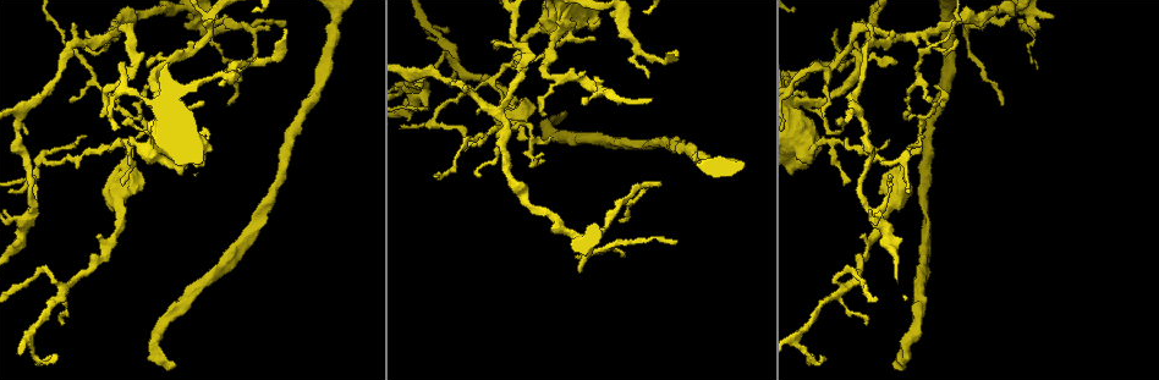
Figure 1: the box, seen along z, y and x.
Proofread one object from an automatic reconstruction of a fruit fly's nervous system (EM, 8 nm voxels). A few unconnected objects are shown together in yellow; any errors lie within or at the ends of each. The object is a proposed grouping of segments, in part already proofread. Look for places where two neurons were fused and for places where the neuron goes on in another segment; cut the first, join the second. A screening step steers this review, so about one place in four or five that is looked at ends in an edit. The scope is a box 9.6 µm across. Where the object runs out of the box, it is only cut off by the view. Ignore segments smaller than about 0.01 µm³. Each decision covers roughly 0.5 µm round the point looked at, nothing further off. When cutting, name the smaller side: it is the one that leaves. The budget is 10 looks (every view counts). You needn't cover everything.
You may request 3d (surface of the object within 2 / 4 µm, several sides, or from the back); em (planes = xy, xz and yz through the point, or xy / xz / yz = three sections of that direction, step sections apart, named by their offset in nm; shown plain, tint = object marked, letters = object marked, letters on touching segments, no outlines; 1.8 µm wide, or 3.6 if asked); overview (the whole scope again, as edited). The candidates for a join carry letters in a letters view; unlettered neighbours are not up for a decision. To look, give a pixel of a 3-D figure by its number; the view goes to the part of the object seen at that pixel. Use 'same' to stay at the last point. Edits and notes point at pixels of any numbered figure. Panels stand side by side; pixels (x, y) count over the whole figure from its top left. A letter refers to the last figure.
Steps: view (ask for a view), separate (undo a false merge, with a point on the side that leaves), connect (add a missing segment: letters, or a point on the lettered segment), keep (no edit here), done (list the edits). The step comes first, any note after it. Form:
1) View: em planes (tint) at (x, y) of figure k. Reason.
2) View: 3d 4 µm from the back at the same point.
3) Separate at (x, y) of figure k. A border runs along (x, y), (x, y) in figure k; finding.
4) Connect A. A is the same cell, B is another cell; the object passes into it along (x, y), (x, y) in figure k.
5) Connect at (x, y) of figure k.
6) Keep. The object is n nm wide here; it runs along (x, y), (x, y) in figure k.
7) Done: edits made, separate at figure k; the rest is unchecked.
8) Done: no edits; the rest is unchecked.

View: em 3.6 µm xy step 16 (letters) at (172, 99) of figure 1. Thin arm on a thick one.

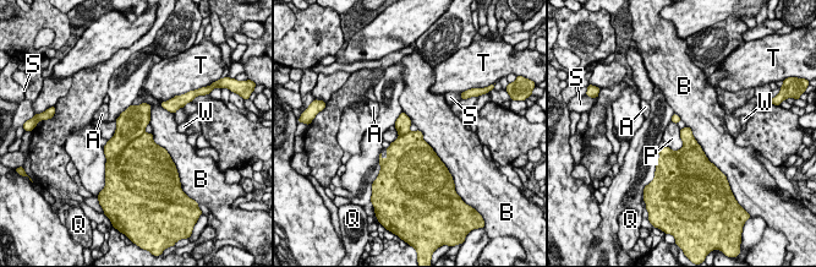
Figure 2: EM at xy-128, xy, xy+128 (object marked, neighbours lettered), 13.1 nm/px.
View: em 3.6 µm planes (letters) at the same point.

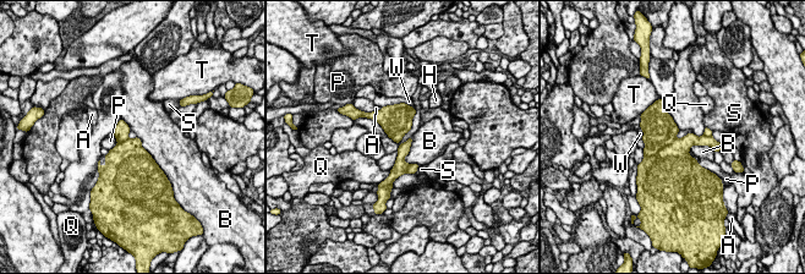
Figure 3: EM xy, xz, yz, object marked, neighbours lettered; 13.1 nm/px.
Separate at (658, 131) of figure 3. A, B, H, P, Q, S, T and W are other cells; a border runs along (675, 137), (655, 154), (644, 155) in figure 3; a second neuron is stuck on.

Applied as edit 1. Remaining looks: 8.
View: em planes (tint) at (895, 365) of figure 1. End of a long branch.

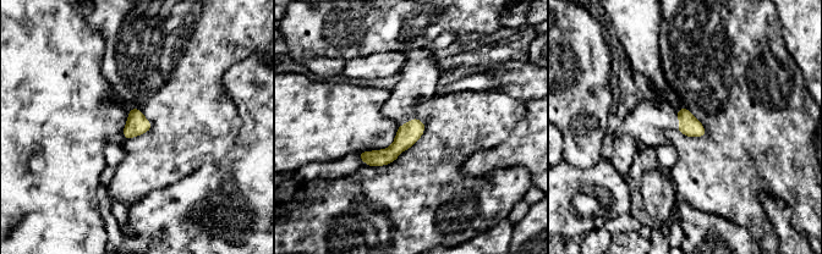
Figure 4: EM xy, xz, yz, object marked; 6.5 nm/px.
View: em planes (letters) at the same point.

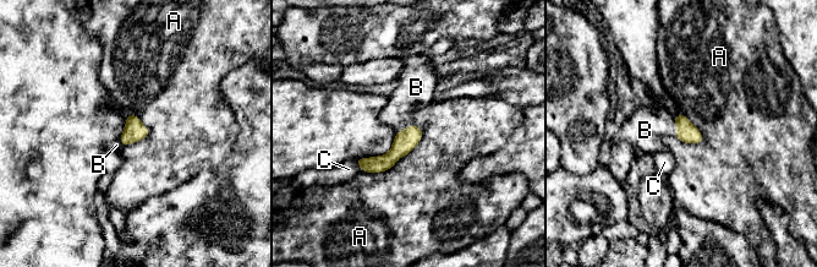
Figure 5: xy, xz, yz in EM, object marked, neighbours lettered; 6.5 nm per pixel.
Connect B. The object is 140 nm wide here; B is the same cell, A and C are other cells; the object passes into it along (686, 131), (676, 127), (645, 130) in figure 5; it goes on there.

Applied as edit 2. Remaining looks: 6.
View: 3d 2 µm at (116, 166) of figure 1. Free end.

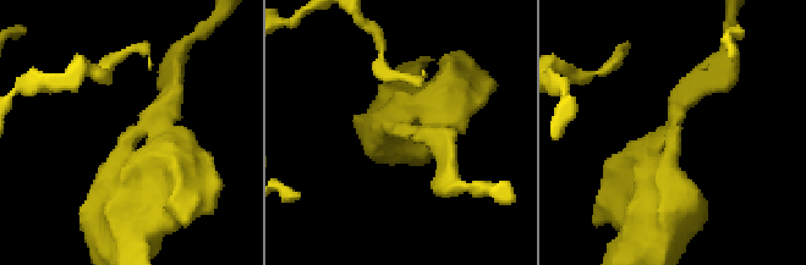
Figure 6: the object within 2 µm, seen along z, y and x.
View: em planes (letters) at (397, 129) of figure 6. Shape alone is not enough.

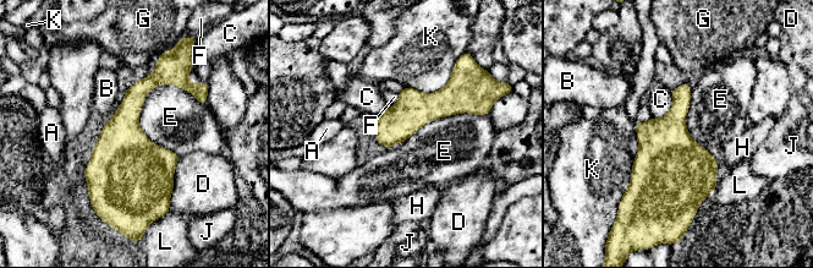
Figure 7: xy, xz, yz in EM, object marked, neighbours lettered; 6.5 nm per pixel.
Keep. The object is 240 nm wide here; A, B, C, D, E, F, G, H, J, K and L are other cells; a border runs along (158, 83), (138, 126), (179, 157) in figure 7; no lettered segment goes on from it.

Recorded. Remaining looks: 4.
View: em planes (letters) at (841, 288) of figure 1. Abrupt turn.

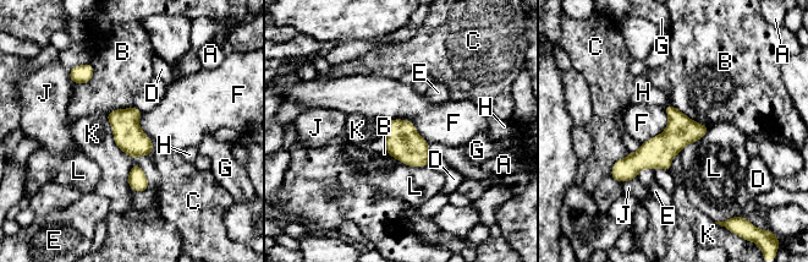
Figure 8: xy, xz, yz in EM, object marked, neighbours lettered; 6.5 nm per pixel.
Keep. A, B, C, D, E, F, G, H, J, K and L are other cells; it runs along (703, 127), (681, 131), (619, 178) in figure 8; all the same neuron.

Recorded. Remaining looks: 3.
Done: edits made, separate at figure 3, connect at figure 5; the rest is unchecked.

